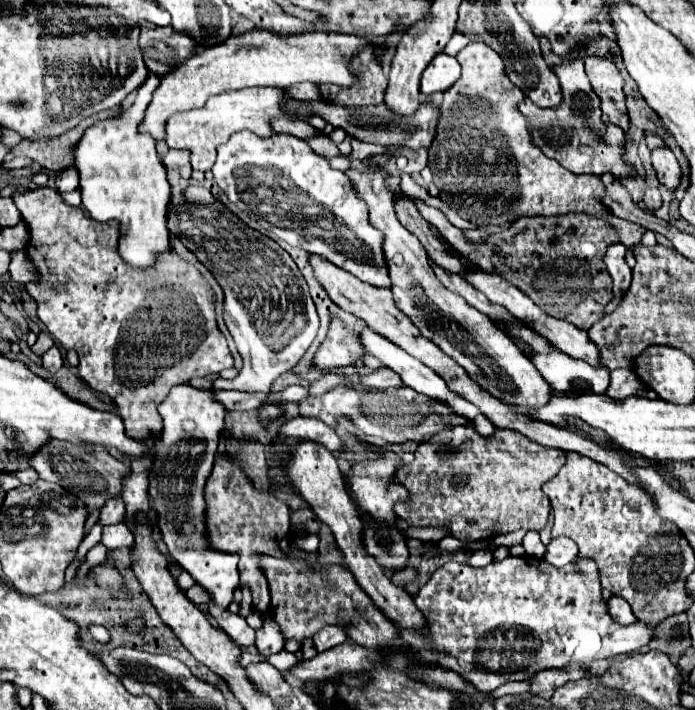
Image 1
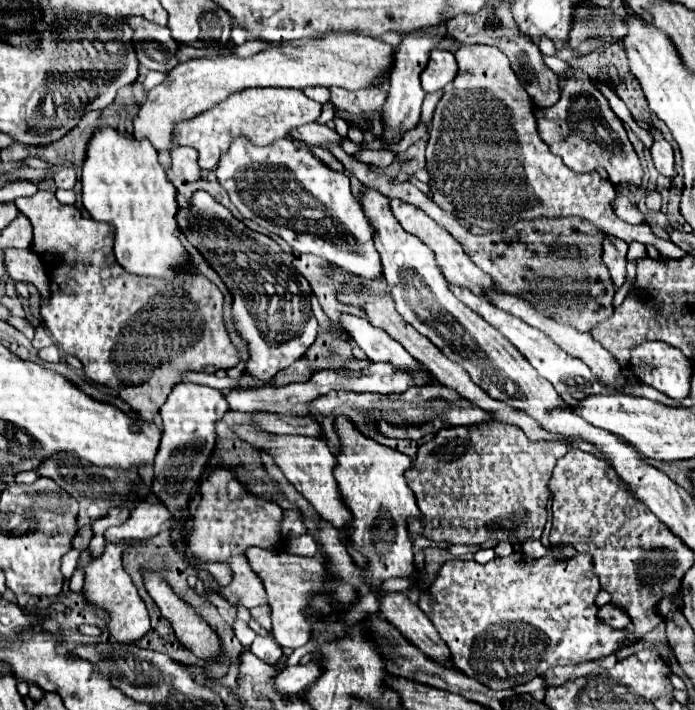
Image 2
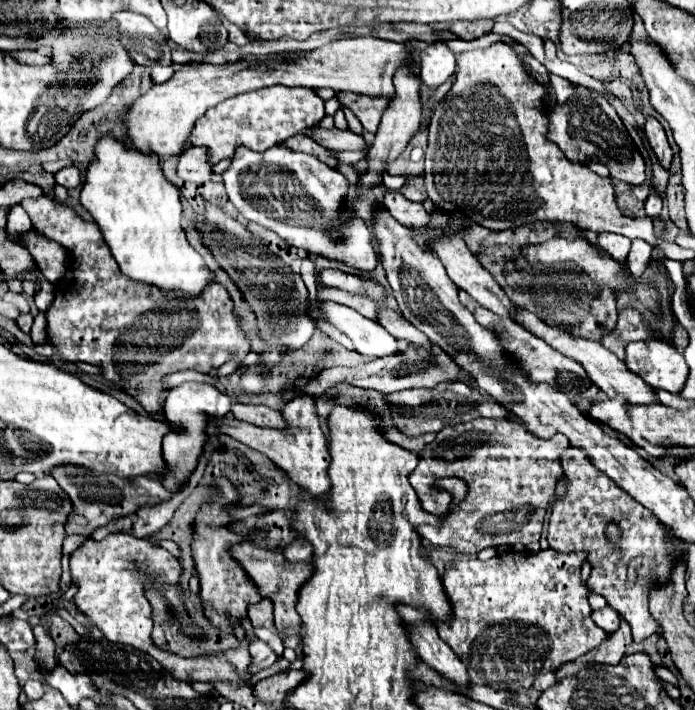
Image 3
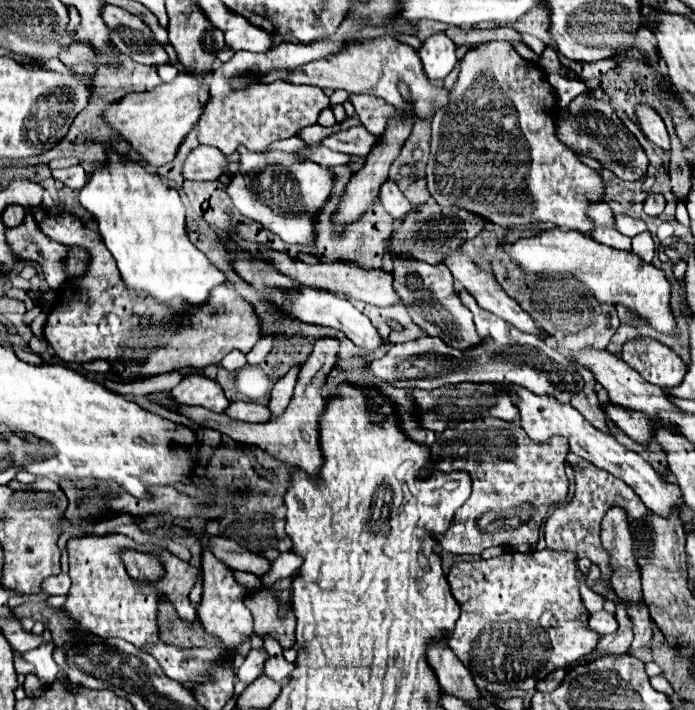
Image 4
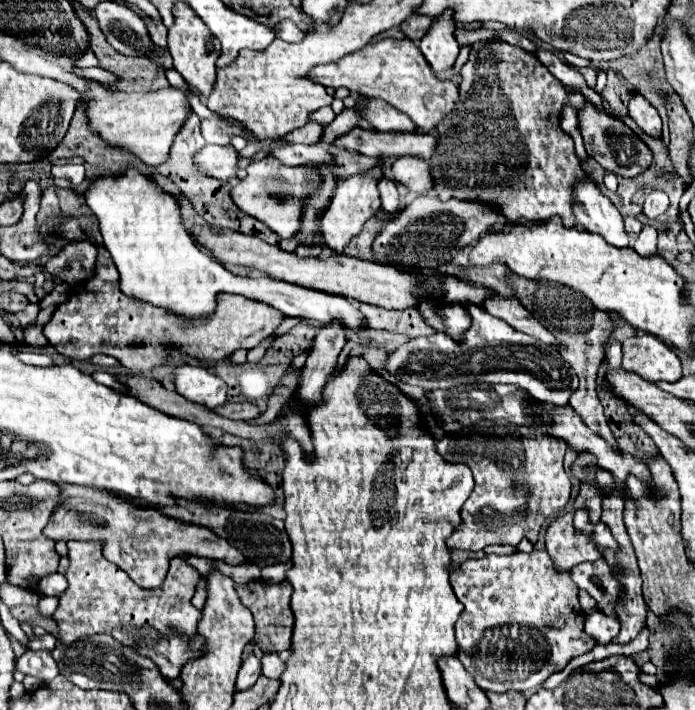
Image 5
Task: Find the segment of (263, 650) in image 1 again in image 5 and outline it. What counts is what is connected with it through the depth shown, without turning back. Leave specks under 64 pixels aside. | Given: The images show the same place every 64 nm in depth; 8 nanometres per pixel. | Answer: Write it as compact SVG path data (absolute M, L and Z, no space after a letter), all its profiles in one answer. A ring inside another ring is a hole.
M250 654L240 670L238 670L238 680L236 680L236 690L244 690L244 688L250 688L252 684L256 684L260 676L260 658L256 654Z

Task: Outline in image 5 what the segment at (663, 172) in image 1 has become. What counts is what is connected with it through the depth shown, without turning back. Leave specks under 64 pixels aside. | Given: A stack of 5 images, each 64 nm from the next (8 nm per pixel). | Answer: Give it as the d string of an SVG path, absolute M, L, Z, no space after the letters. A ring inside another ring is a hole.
M636 94L630 104L628 104L628 112L634 118L634 122L652 138L662 138L662 120L656 112L656 108L652 108L652 104L642 98L640 94Z

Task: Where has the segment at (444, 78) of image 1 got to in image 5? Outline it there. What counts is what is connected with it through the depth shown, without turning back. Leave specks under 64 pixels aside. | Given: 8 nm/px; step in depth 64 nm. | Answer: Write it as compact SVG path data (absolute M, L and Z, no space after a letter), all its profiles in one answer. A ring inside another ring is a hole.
M444 12L444 16L438 16L428 34L420 40L418 48L434 70L434 74L452 68L452 64L456 62L460 44L454 38L454 28L456 22L450 18L450 14Z

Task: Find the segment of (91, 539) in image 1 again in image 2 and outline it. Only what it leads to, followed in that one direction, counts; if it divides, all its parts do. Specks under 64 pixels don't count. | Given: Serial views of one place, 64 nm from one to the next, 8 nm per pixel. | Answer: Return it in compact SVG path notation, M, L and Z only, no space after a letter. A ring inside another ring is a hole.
M71 549L62 557L61 571L64 575L64 580L68 581L74 573L77 562L80 556L80 551Z

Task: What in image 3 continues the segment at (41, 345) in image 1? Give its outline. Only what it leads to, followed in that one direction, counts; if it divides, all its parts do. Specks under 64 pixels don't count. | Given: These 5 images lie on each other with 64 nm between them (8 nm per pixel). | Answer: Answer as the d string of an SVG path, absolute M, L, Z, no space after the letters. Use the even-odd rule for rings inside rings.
M38 314L34 318L34 326L32 326L32 342L34 344L48 344L48 336L46 336L46 316L44 314Z

